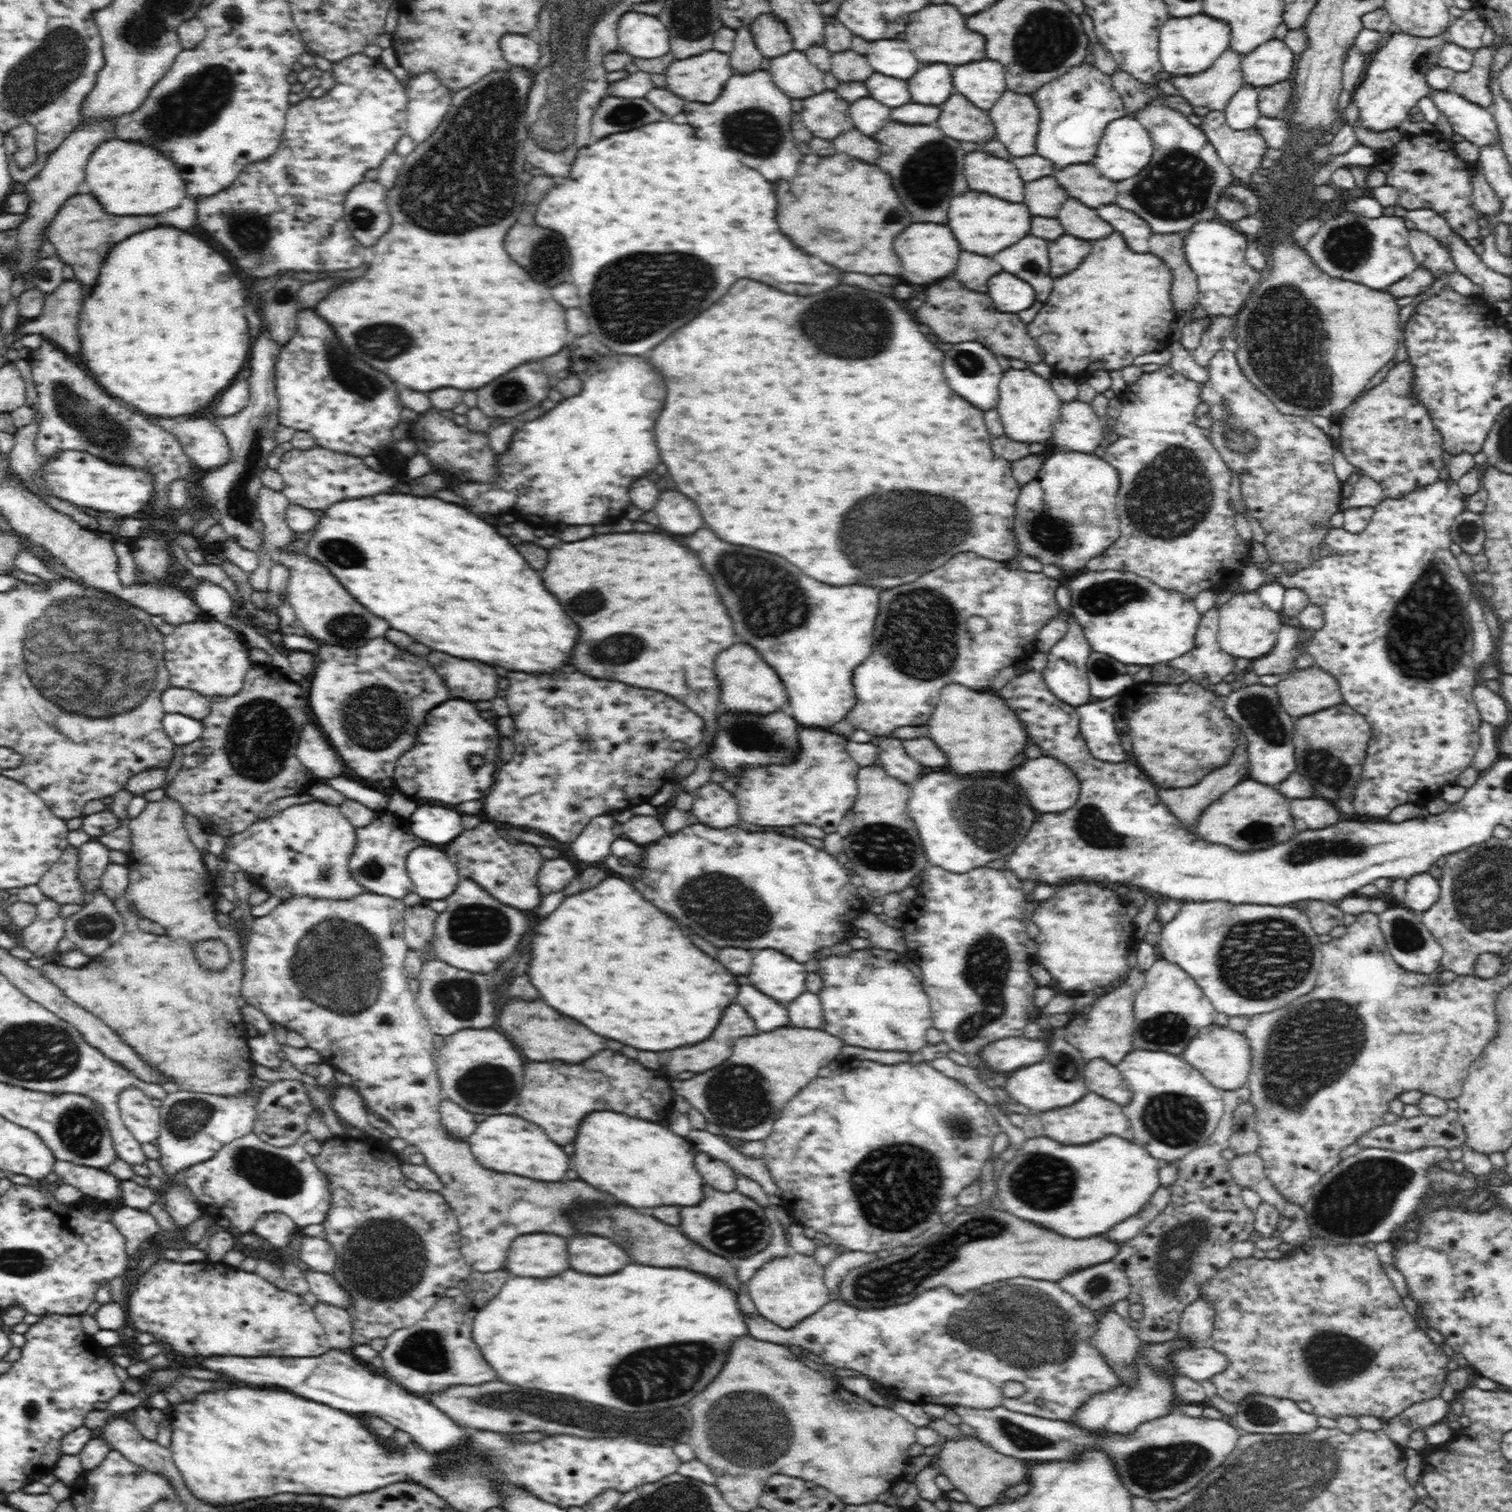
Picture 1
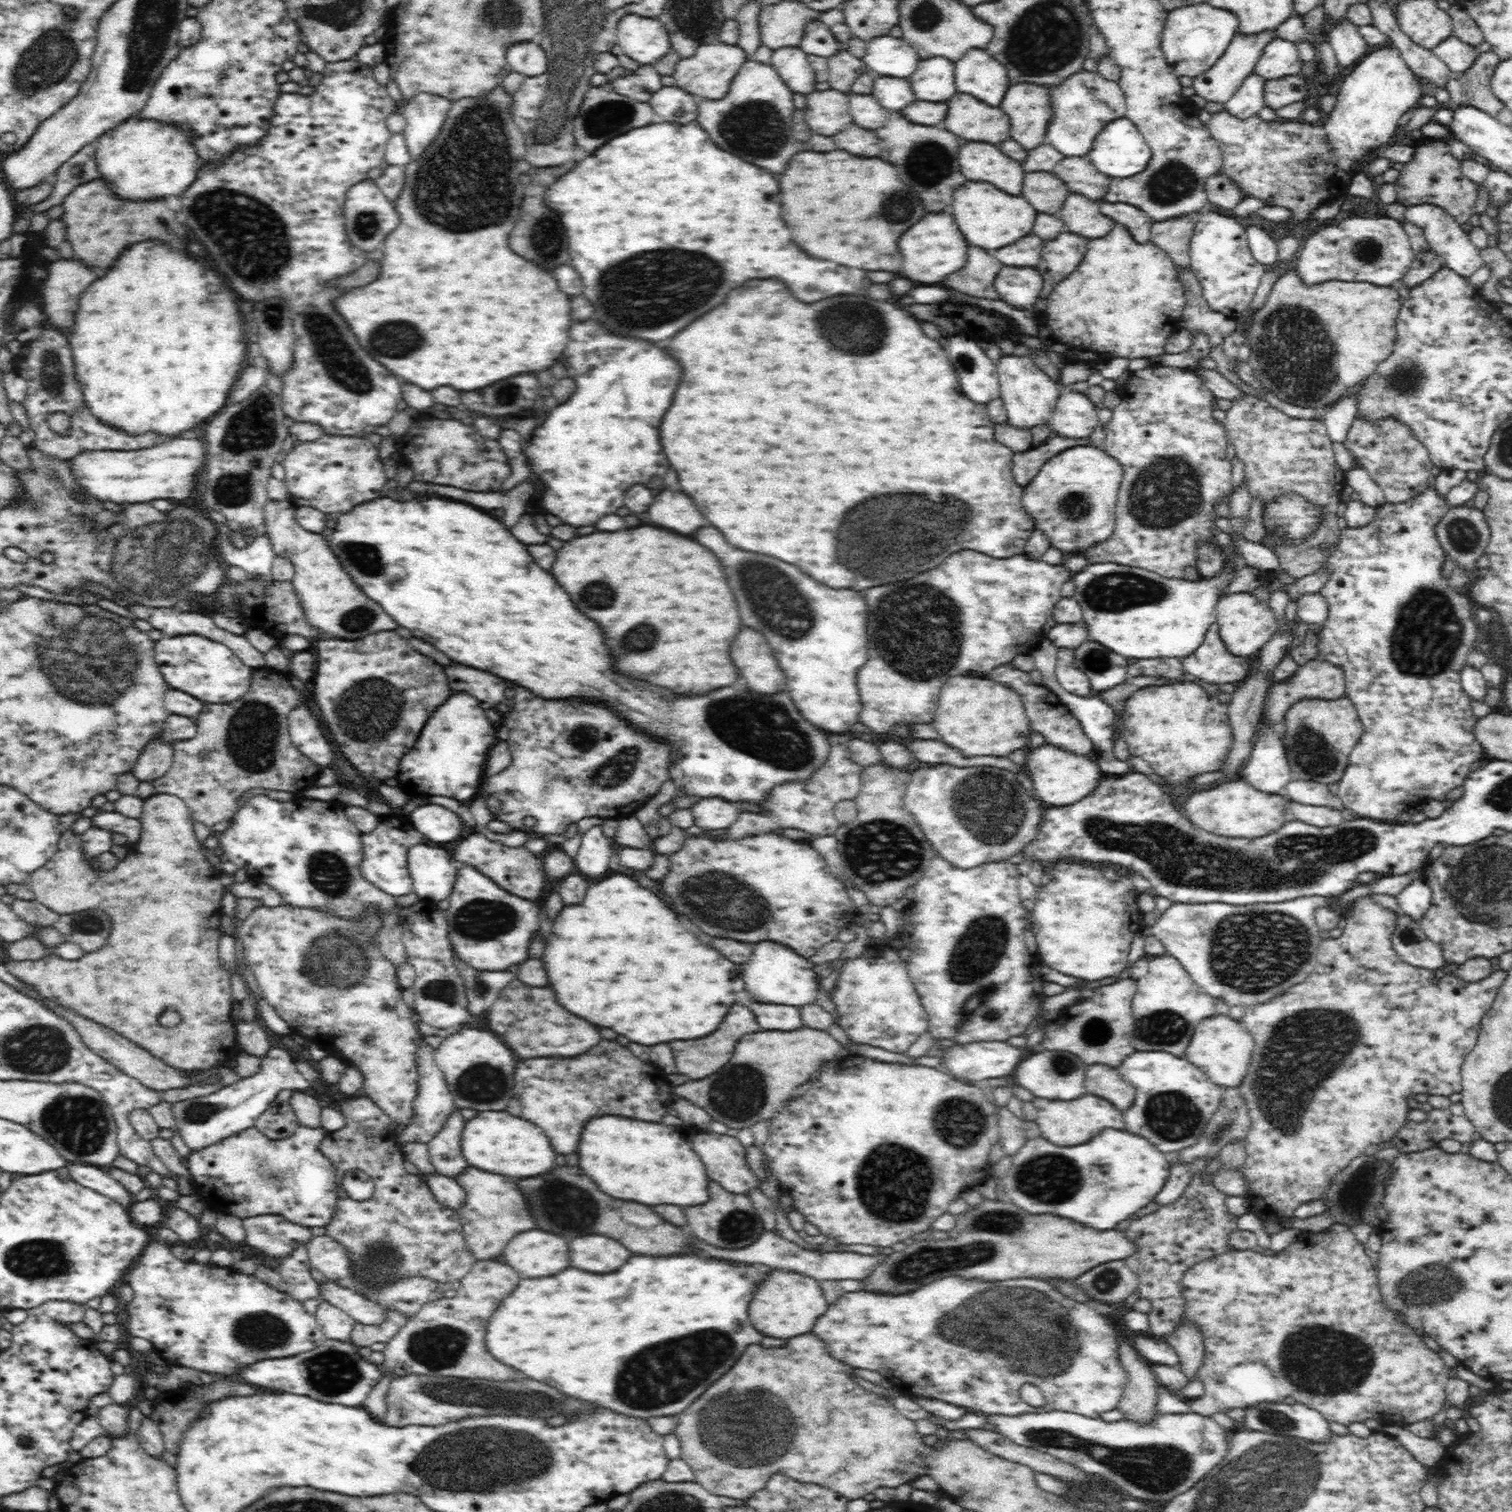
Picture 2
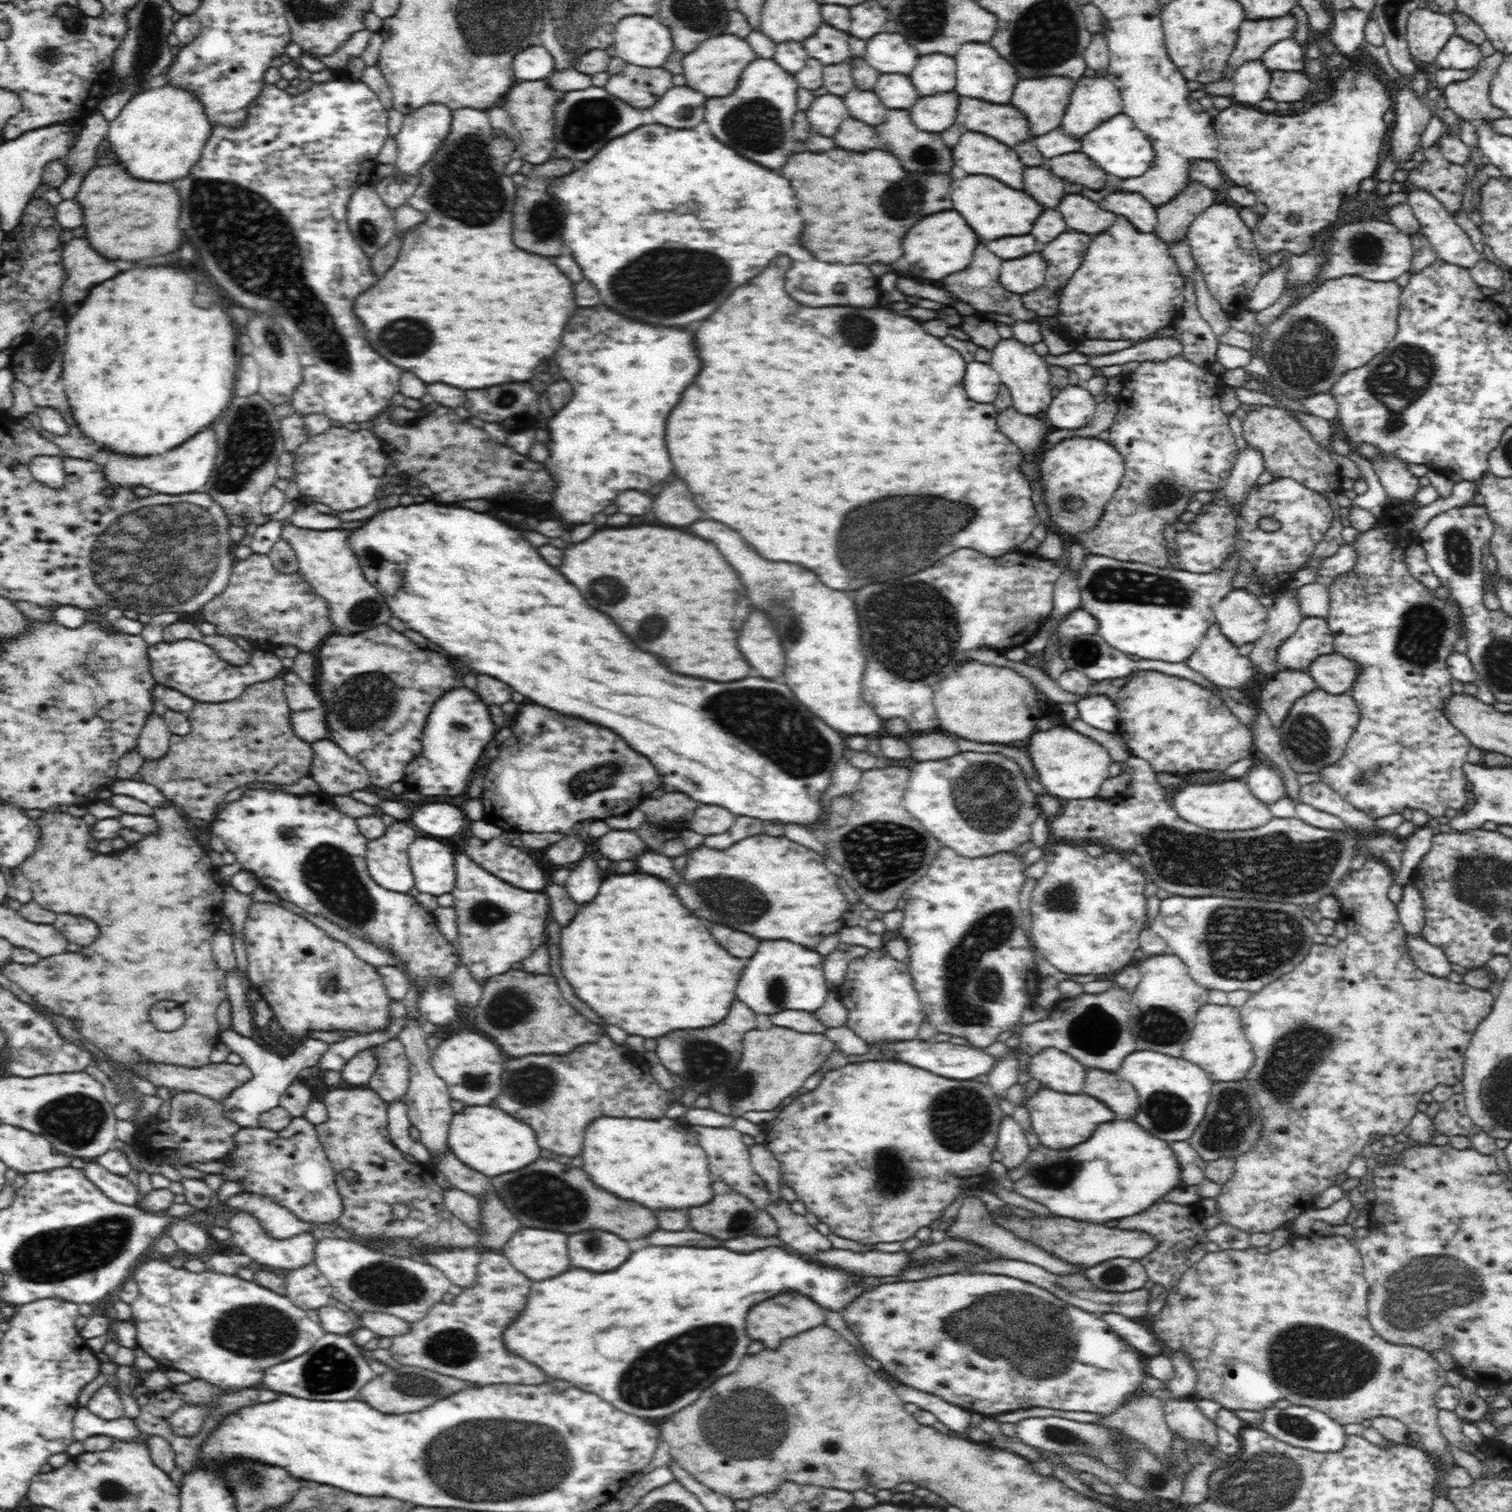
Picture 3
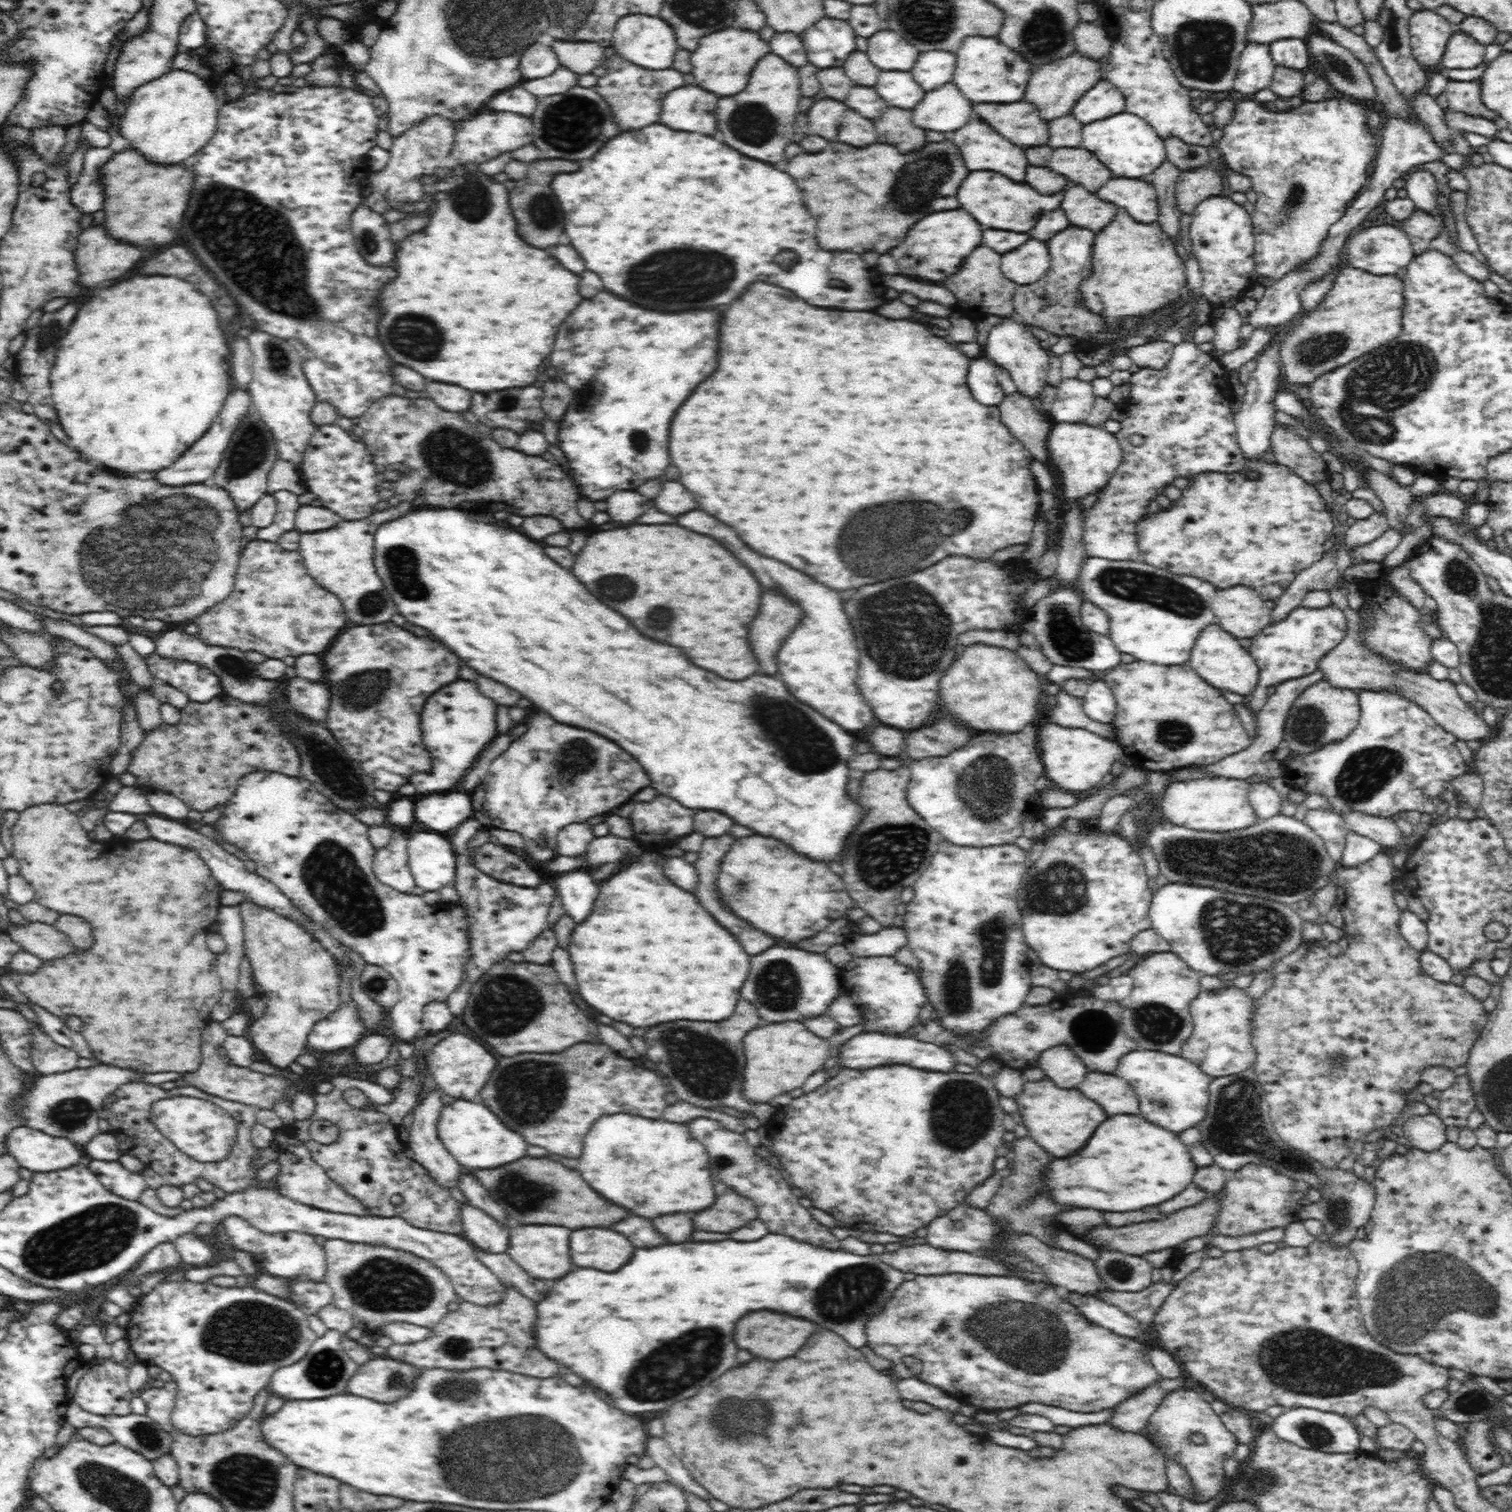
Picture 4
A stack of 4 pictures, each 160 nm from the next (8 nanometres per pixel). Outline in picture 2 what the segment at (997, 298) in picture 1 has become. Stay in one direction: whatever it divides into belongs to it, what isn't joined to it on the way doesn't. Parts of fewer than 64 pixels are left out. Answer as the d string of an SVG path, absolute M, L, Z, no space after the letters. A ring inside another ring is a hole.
M1004 266L994 282L1000 300L1008 305L1032 312L1032 305L1042 290L1042 276L1036 268L1008 268Z

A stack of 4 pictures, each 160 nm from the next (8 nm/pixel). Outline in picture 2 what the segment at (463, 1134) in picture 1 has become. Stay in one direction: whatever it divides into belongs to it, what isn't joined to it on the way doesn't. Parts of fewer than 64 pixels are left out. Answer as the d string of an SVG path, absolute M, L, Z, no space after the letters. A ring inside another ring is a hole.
M454 1108L454 1112L448 1114L444 1126L430 1142L427 1142L429 1157L438 1175L454 1179L462 1169L470 1165L461 1149L461 1136L465 1122L460 1109Z

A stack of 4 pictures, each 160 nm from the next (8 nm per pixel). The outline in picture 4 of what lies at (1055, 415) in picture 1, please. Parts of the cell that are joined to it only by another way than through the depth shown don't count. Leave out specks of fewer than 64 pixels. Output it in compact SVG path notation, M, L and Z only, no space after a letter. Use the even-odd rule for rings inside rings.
M1015 315L1003 317L1002 322L992 326L982 349L986 359L992 361L998 369L1006 370L1018 394L1028 399L1040 396L1047 385L1046 378L1050 366L1046 345L1036 339L1035 334L1026 328L1025 323L1018 317Z

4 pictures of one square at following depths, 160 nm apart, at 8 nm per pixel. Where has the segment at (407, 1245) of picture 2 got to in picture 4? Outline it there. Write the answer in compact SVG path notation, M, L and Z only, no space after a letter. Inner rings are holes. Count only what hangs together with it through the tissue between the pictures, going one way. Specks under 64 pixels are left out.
M338 1076L332 1078L330 1094L318 1093L315 1098L314 1114L301 1121L294 1121L298 1136L309 1147L313 1159L325 1169L326 1175L336 1182L342 1191L364 1207L366 1215L375 1218L401 1217L410 1225L431 1231L463 1234L461 1203L452 1198L448 1189L436 1184L428 1177L427 1170L418 1161L404 1156L405 1143L398 1138L396 1127L388 1121L383 1112L376 1109L356 1109L342 1094L348 1088L362 1090L372 1104L392 1102L392 1090L376 1082ZM314 1120L330 1120L338 1127L339 1136L334 1143L321 1144L310 1137L310 1124ZM392 1196L401 1196L400 1204L392 1204Z

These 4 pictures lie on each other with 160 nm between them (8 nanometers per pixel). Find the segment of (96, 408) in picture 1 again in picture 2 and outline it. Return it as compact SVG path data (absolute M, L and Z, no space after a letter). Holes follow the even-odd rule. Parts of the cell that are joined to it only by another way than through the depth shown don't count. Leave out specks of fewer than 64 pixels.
M46 326L38 338L23 344L20 354L15 356L12 372L26 379L26 398L21 403L26 409L29 426L35 432L32 445L42 451L46 458L69 460L86 451L140 451L170 440L166 436L156 440L161 435L152 431L130 433L94 416L85 405L84 385L76 375L72 348L60 330ZM53 412L64 412L70 417L72 426L66 436L54 434L50 430L46 419Z

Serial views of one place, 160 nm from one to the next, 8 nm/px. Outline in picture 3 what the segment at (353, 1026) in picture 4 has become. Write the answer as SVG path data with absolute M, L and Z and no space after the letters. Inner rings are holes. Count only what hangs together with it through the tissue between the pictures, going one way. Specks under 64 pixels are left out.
M226 1026L221 1034L230 1052L239 1054L243 1063L252 1071L252 1078L246 1084L238 1086L232 1090L226 1098L222 1098L220 1103L224 1107L224 1115L236 1121L241 1127L258 1128L260 1127L259 1118L263 1112L272 1110L279 1105L279 1098L294 1079L298 1079L298 1072L303 1068L314 1068L318 1059L328 1050L330 1043L320 1039L309 1037L300 1046L295 1047L294 1051L288 1056L280 1057L277 1053L264 1049L258 1045L252 1037L242 1036L242 1034Z

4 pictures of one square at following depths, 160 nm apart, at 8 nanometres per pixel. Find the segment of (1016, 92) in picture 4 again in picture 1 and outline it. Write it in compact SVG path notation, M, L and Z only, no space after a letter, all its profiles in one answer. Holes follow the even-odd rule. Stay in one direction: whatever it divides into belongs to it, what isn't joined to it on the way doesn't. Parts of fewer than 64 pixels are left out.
M980 60L978 64L964 64L952 72L954 90L964 94L972 104L982 110L990 110L998 96L1006 90L1004 68L992 60Z

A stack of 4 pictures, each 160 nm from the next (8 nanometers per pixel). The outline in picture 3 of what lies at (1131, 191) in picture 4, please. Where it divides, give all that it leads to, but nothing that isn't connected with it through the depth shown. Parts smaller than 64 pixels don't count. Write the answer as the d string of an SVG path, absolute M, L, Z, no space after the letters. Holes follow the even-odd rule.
M1112 192L1100 202L1100 206L1104 210L1126 216L1140 232L1150 234L1157 228L1156 212L1150 208L1150 204L1146 204L1146 200L1142 200L1142 196L1118 196L1118 192Z

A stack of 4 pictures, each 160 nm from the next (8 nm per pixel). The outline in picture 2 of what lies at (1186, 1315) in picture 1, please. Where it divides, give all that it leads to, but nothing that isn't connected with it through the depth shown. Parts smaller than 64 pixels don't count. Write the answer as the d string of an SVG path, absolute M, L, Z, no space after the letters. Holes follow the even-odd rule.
M1182 1323L1172 1334L1164 1337L1164 1340L1178 1353L1181 1359L1179 1369L1189 1380L1195 1379L1205 1355L1199 1326L1194 1323Z

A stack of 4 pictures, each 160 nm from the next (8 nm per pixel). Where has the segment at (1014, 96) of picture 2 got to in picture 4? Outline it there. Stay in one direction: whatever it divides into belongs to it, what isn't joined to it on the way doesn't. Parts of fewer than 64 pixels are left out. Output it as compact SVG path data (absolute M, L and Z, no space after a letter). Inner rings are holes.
M1076 50L1068 58L1062 58L1058 62L1043 64L1036 68L1034 76L1028 82L1028 90L1024 100L1038 106L1040 116L1044 120L1054 120L1064 116L1064 112L1070 113L1079 97L1092 88L1098 80L1104 80L1104 68L1100 67L1100 61L1090 59Z

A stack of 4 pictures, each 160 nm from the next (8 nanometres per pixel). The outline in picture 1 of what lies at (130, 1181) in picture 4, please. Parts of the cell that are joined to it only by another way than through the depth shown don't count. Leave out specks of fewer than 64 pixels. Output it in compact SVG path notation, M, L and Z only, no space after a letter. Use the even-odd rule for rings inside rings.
M56 1159L53 1171L58 1175L60 1183L78 1189L84 1198L100 1202L121 1199L120 1181L106 1170Z

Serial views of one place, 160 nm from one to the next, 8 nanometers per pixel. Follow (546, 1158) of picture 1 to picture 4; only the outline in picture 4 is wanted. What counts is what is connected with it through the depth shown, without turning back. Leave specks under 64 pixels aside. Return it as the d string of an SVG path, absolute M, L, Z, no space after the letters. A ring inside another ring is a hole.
M464 1099L446 1104L441 1112L437 1128L438 1136L446 1150L463 1166L464 1170L490 1170L508 1162L514 1162L526 1154L528 1144L520 1134L508 1130L486 1106Z

